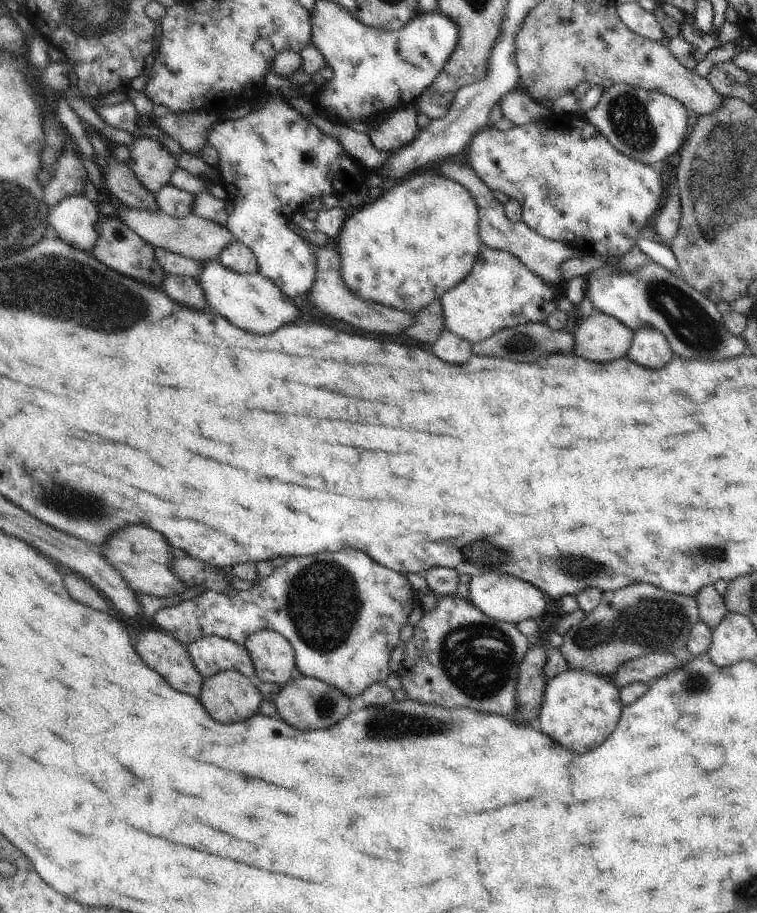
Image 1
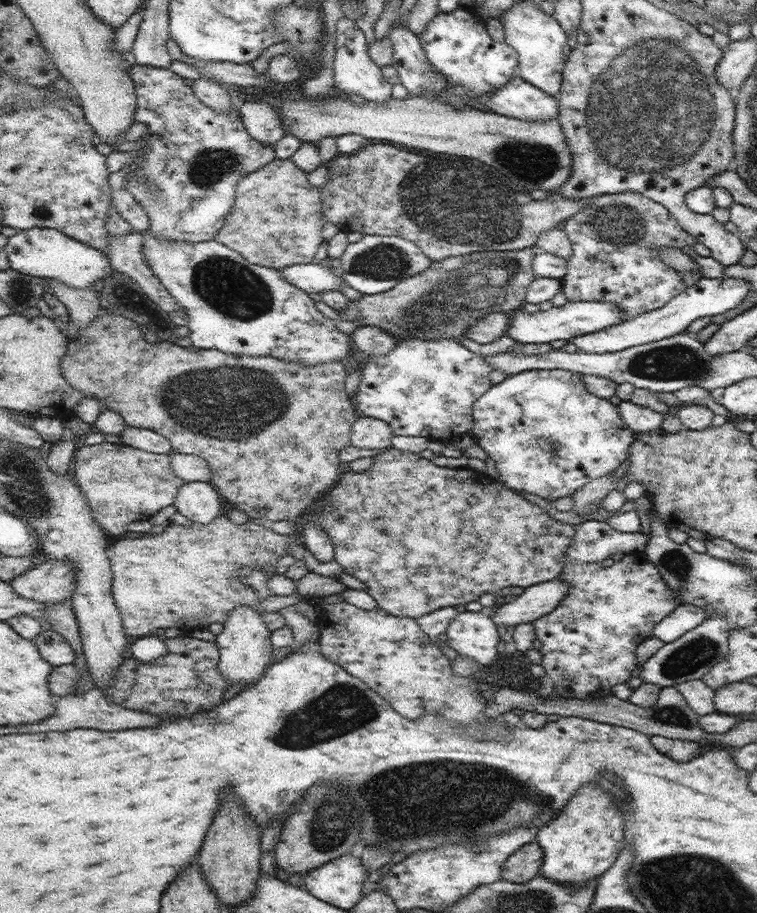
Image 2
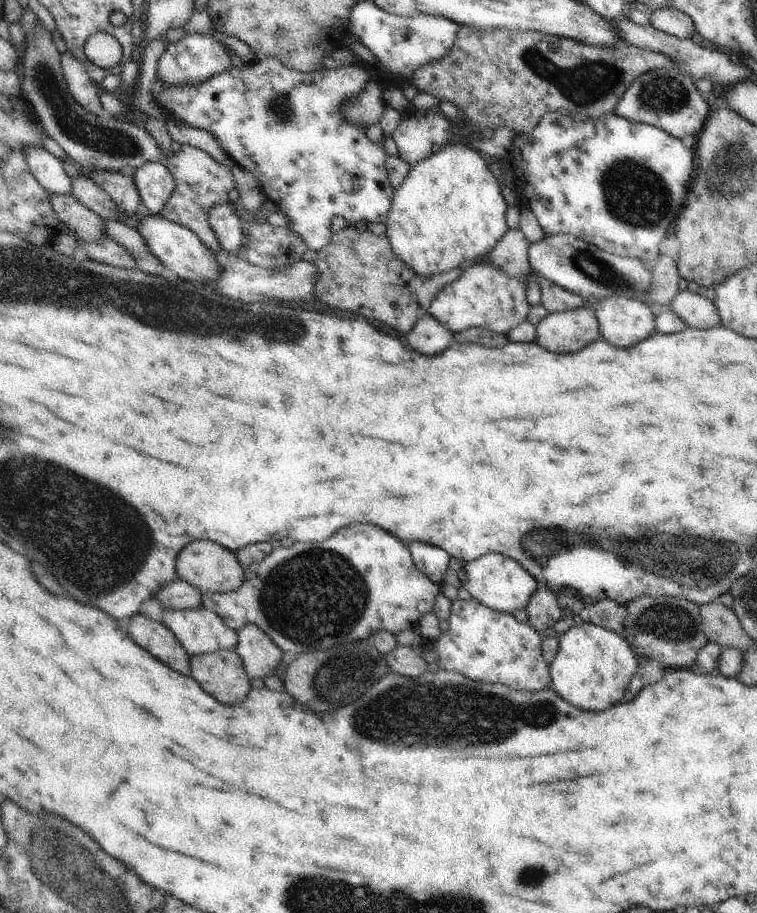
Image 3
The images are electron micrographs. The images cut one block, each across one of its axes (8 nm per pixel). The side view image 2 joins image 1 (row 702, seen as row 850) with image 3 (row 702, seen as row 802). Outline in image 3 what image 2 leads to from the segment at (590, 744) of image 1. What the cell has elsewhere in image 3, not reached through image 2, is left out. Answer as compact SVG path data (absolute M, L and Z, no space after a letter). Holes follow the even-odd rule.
M577 622L559 638L559 650L555 660L549 666L551 672L551 688L559 698L569 702L581 710L601 712L611 704L619 702L629 678L635 676L639 660L631 650L629 642L621 638L617 632Z

